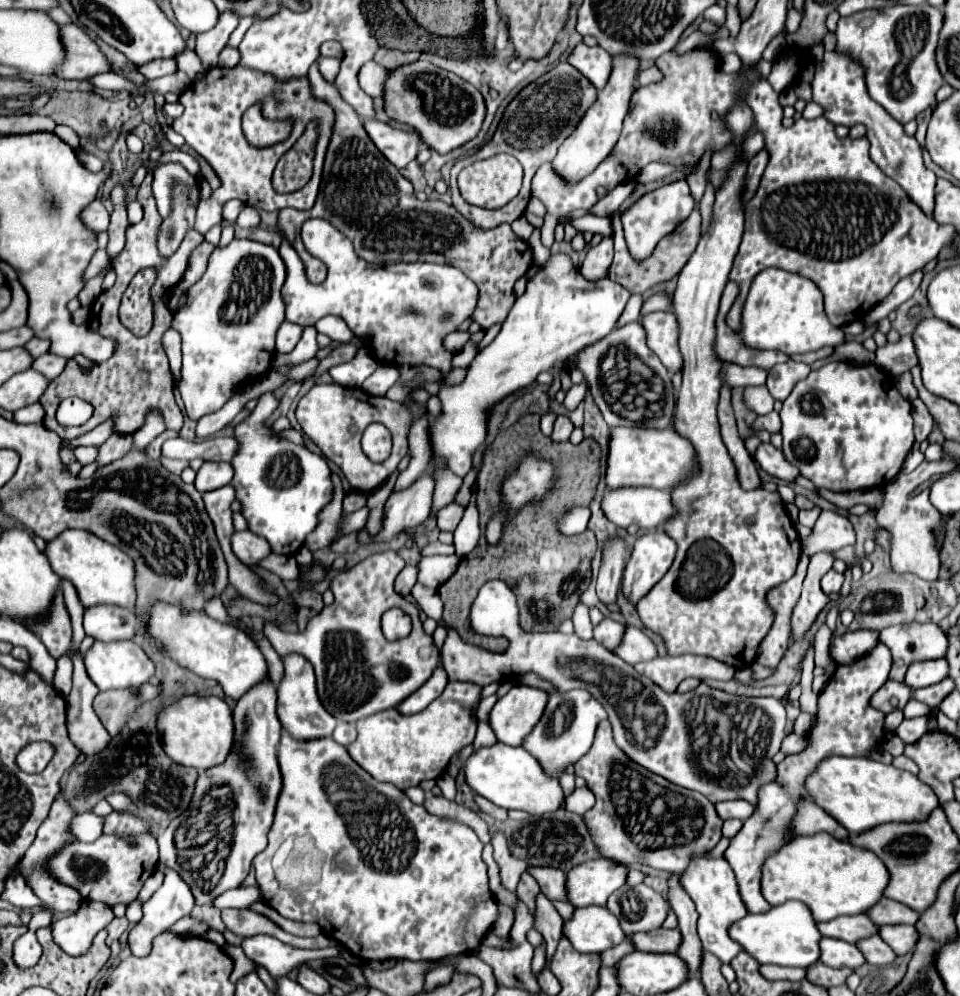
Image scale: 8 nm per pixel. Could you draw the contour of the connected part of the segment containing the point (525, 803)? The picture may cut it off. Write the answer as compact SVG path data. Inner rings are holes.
M496 742L494 746L484 746L474 750L464 762L466 784L492 804L504 810L524 810L534 816L556 812L564 798L560 782L548 778L540 764L522 746L504 746Z

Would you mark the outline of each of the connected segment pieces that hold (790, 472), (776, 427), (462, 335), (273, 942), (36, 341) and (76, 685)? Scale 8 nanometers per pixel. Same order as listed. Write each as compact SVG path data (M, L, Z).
M760 444L756 448L756 452L752 454L752 458L760 464L762 470L766 470L774 478L794 482L794 478L800 474L790 462L786 462L784 454L780 450L776 450L772 444Z
M772 410L772 412L770 412L770 414L766 414L766 416L762 416L760 420L762 420L762 428L764 428L764 430L768 430L770 434L780 432L780 416L778 416L778 412L776 412L776 410Z
M456 331L448 336L444 336L442 340L442 346L448 350L448 352L460 352L464 348L464 344L468 342L468 332L467 331Z
M256 936L256 938L246 938L242 942L242 950L250 960L262 964L274 978L278 978L278 976L288 976L288 970L292 970L292 966L296 966L304 958L339 958L341 946L306 950L292 948L272 936Z
M32 338L24 348L30 352L32 358L38 358L38 356L42 356L42 354L48 352L48 342L44 342L40 338Z
M77 649L72 654L74 660L74 674L72 690L66 698L68 702L68 732L70 740L80 746L82 754L94 754L96 750L104 750L108 746L110 734L100 724L98 716L92 710L92 700L98 694L98 688L89 678L83 655Z

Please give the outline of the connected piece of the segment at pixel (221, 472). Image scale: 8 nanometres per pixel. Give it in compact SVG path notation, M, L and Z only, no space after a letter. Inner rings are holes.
M204 462L196 474L194 486L198 492L212 492L218 490L232 480L232 466L228 462Z

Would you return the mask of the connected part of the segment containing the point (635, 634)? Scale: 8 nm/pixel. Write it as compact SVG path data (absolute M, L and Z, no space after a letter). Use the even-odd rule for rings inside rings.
M628 626L622 636L622 642L614 650L614 654L618 654L620 658L624 658L624 662L634 666L636 662L644 662L646 658L656 658L656 646L644 634L644 630Z

